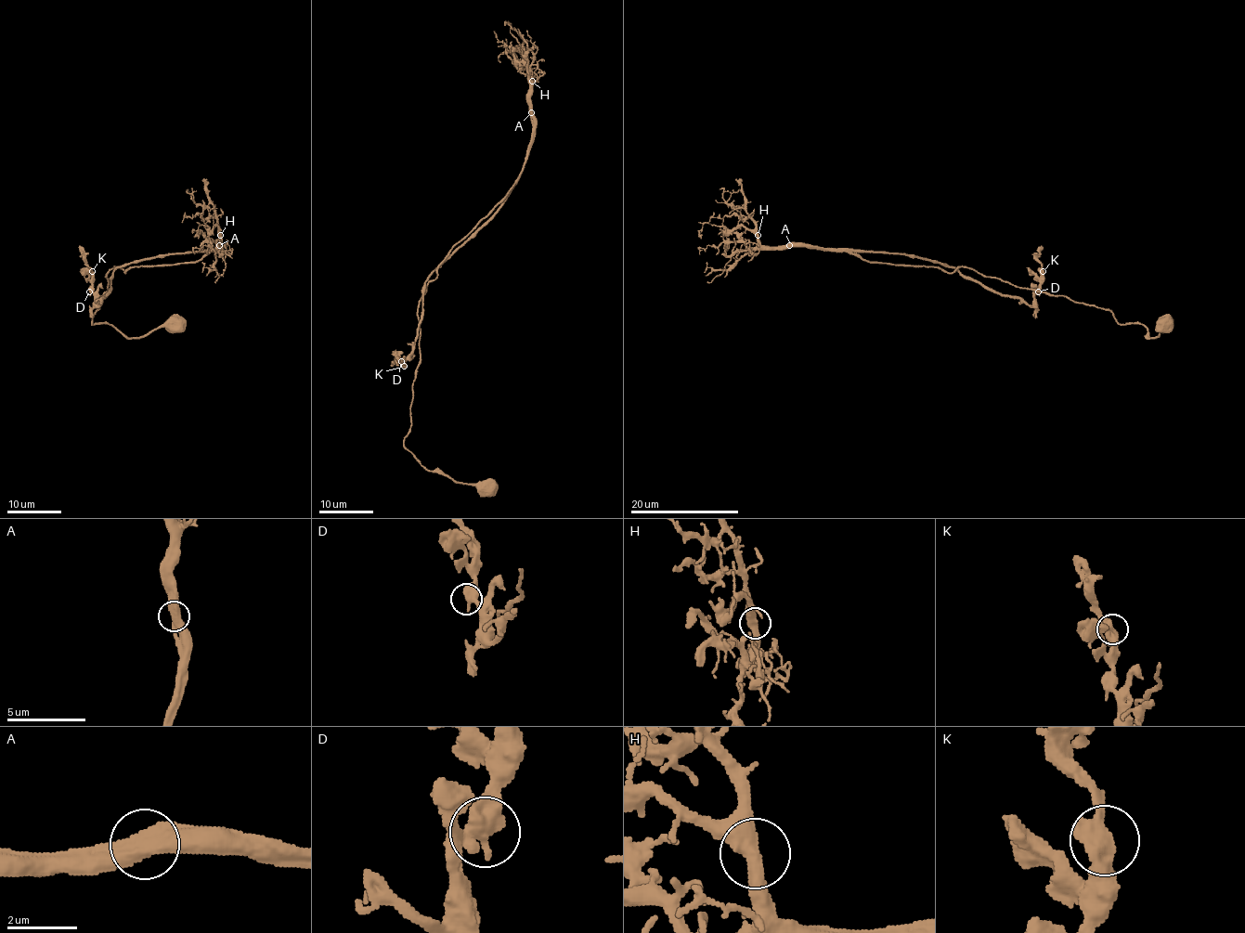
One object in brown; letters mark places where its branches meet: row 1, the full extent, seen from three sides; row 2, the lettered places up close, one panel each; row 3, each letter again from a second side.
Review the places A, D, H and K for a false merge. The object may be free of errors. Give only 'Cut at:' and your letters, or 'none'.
Cut at: none

